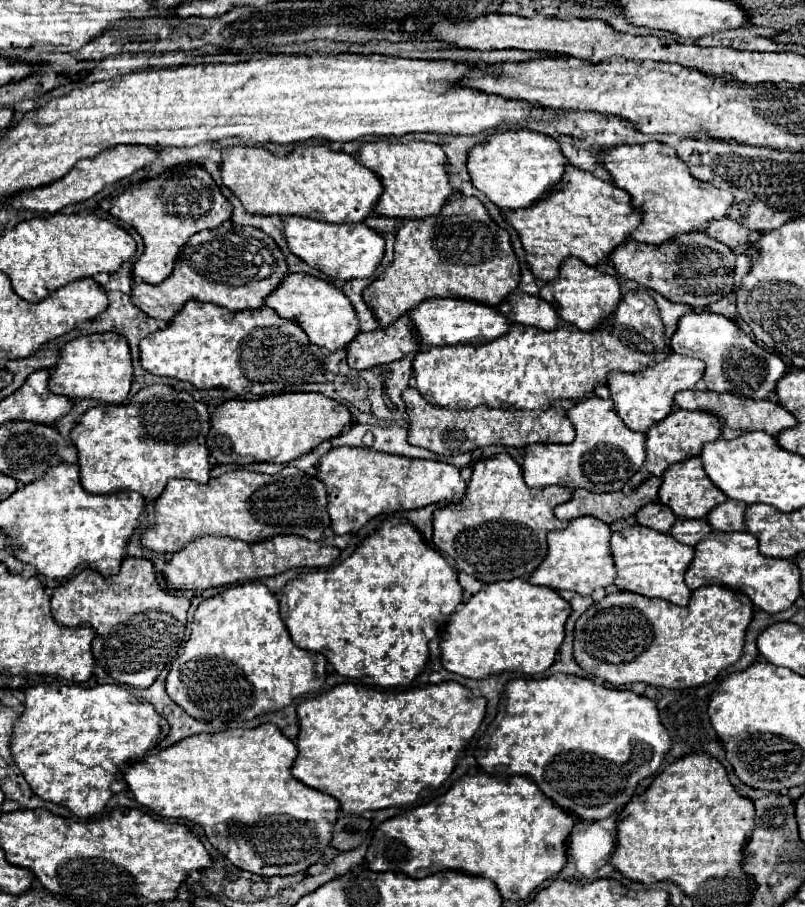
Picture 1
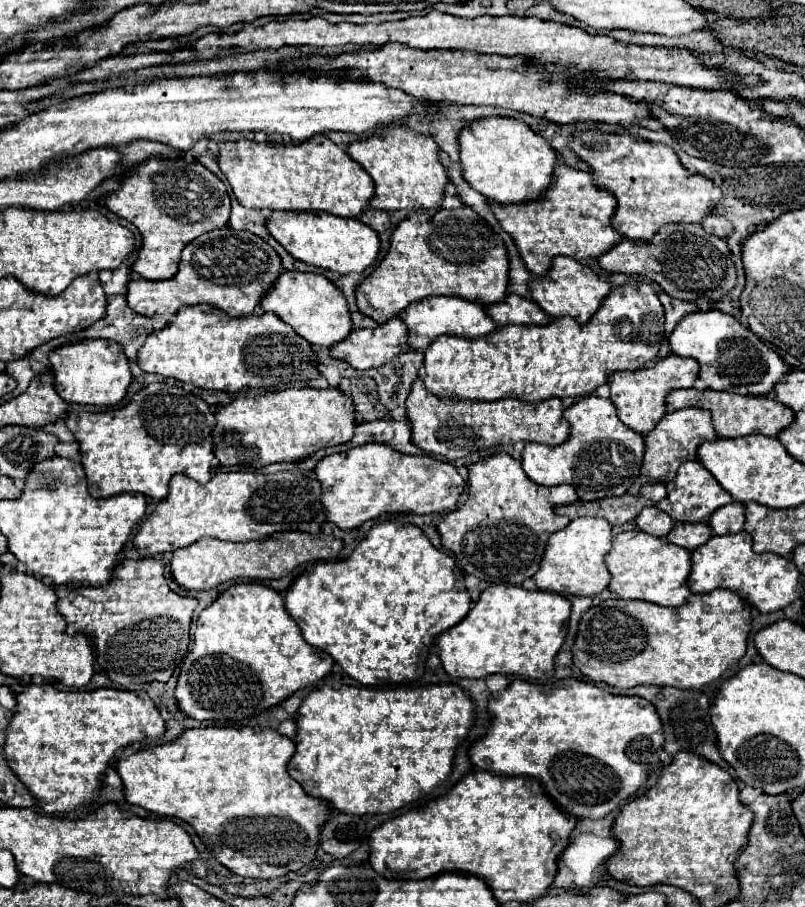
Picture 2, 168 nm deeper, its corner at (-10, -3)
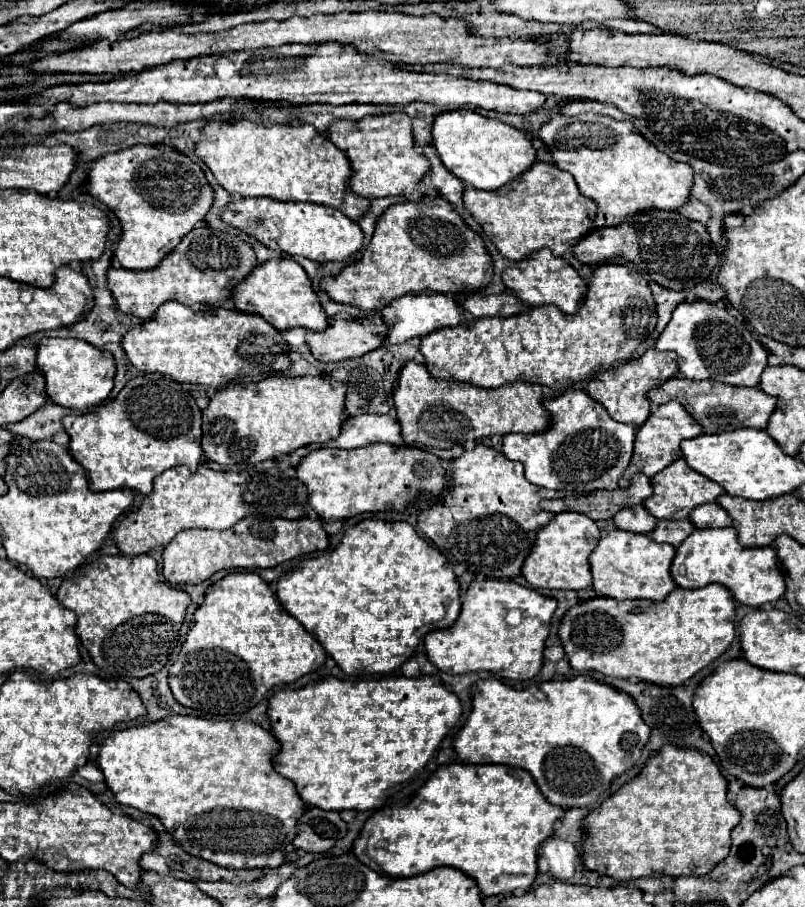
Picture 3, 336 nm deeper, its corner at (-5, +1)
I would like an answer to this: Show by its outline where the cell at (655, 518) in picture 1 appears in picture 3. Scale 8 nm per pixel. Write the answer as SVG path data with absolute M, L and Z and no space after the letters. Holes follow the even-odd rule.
M644 505L626 507L614 515L614 525L618 529L626 529L626 531L634 531L634 533L648 535L656 527L656 523L658 523L658 519L654 519L654 515L650 515Z

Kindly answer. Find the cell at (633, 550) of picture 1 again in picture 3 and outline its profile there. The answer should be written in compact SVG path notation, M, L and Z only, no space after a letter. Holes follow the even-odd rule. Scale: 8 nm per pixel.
M622 529L608 531L598 547L590 553L590 571L594 577L592 587L602 597L612 599L650 599L664 601L678 585L670 575L670 565L676 549L670 545L658 545L644 533L628 533Z

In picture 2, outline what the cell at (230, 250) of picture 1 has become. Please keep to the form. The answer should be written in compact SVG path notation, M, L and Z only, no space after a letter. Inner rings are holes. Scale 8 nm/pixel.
M231 227L215 229L193 239L181 253L179 271L165 281L147 281L135 273L127 283L127 305L145 317L161 317L171 321L179 307L207 303L231 317L251 315L265 291L283 273L281 259L275 249L249 231L233 231Z

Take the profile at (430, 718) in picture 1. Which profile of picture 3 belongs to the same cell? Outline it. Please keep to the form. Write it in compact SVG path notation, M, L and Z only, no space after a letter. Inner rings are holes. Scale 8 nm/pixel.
M394 675L394 677L384 677L384 679L368 679L368 681L340 681L336 677L328 677L316 685L306 685L302 689L284 689L278 691L270 697L270 705L268 705L268 715L272 721L272 733L274 737L282 743L282 749L278 753L278 757L274 759L274 769L278 765L278 773L288 777L290 781L296 783L298 795L302 797L302 801L306 805L312 807L320 807L326 811L344 811L344 809L354 809L354 811L372 811L382 807L382 797L386 797L386 791L406 783L408 779L412 779L416 773L424 771L426 763L434 757L440 741L448 735L448 731L456 725L456 721L462 715L462 703L458 699L456 693L452 693L450 689L446 689L446 685L440 681L440 677L418 677L418 679L408 679L402 675Z

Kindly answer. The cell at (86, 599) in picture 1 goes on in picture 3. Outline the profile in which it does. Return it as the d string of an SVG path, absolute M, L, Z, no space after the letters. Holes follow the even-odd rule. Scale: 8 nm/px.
M102 555L102 557L98 557L96 561L92 561L92 563L88 563L86 567L82 567L82 569L78 571L78 575L76 575L72 581L64 581L64 583L60 585L56 597L58 597L60 605L64 605L66 609L70 609L70 611L76 613L76 617L78 617L78 621L76 621L76 633L78 633L78 637L80 637L80 643L88 649L88 653L90 653L92 661L96 663L96 667L98 667L102 673L106 673L108 677L116 677L116 679L120 679L120 677L146 677L146 675L158 673L158 671L166 665L166 661L170 659L172 651L174 651L176 645L178 645L182 619L184 619L186 609L188 609L188 605L190 605L190 595L188 595L186 591L180 591L180 589L170 587L170 585L162 579L162 575L158 573L156 561L154 561L150 555L134 555L134 557L126 557L126 555Z

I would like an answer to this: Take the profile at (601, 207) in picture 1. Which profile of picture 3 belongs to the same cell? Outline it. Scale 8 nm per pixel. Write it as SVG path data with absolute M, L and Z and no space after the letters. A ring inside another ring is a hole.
M536 161L526 173L498 191L466 187L464 203L500 253L512 261L522 261L544 247L560 257L566 249L572 251L586 233L594 231L592 221L596 215L596 203L578 191L576 181L568 171L542 161Z

